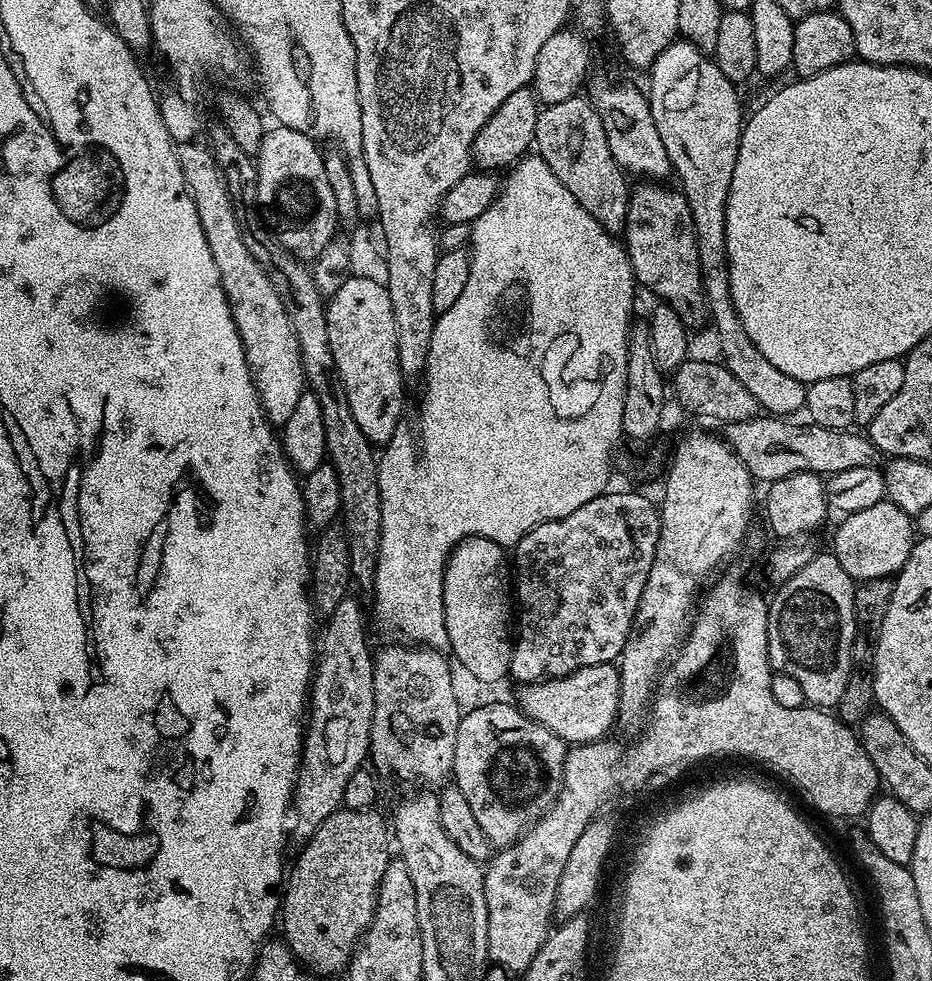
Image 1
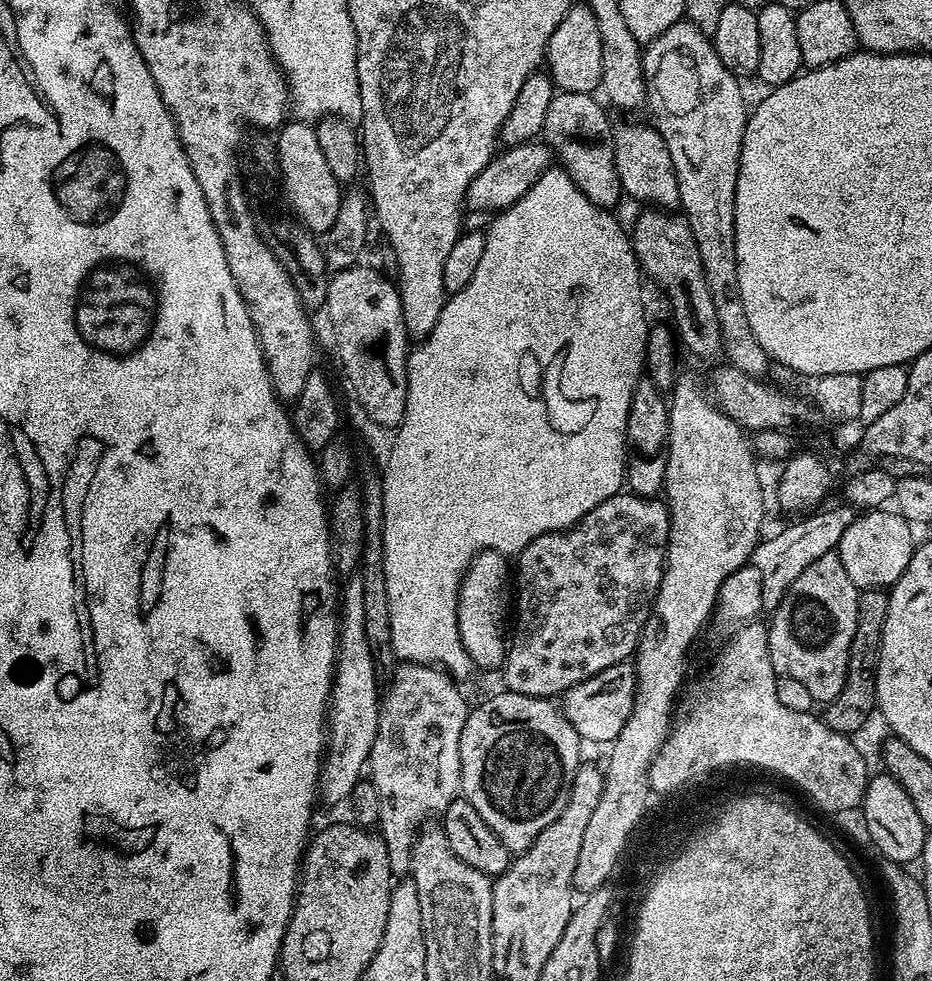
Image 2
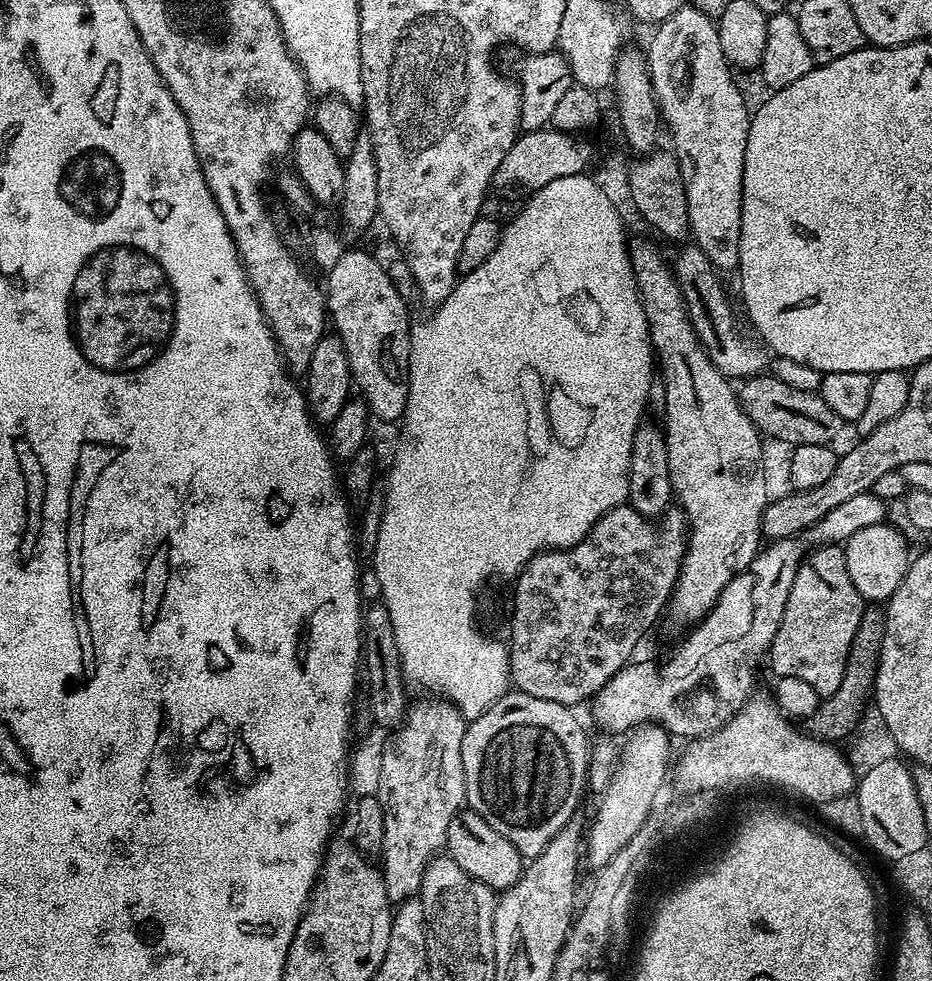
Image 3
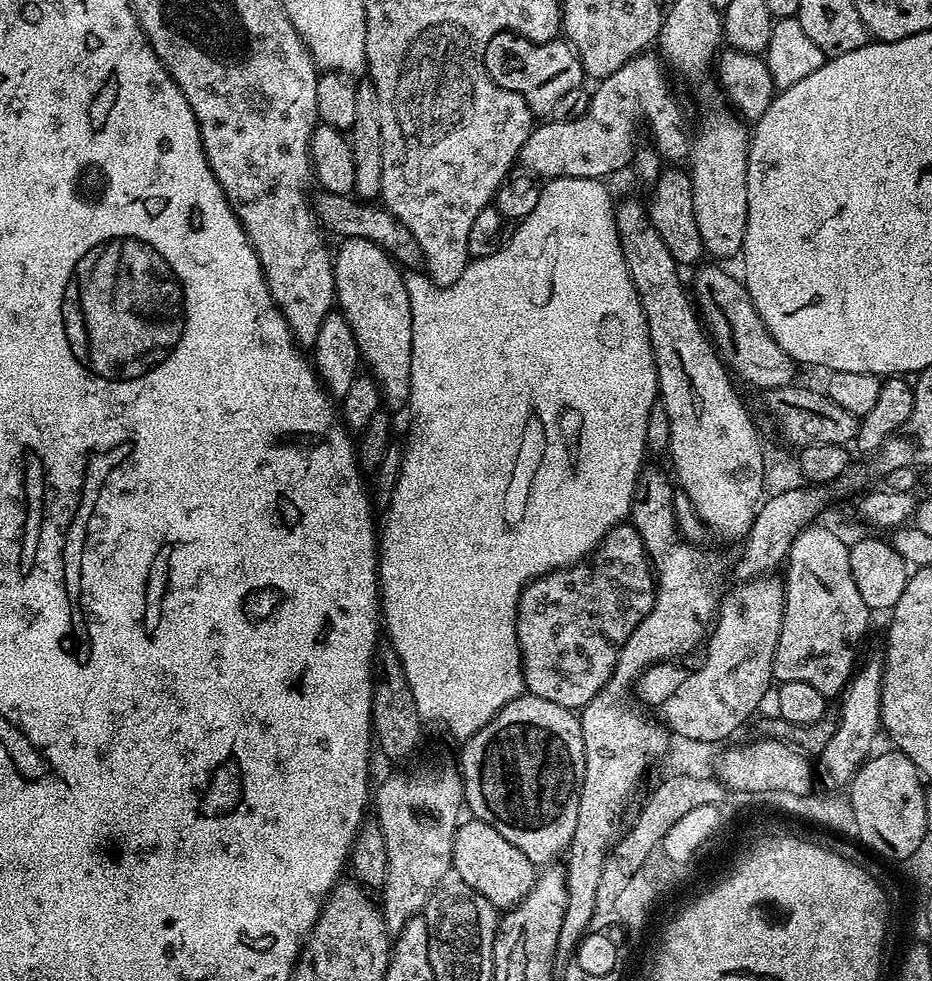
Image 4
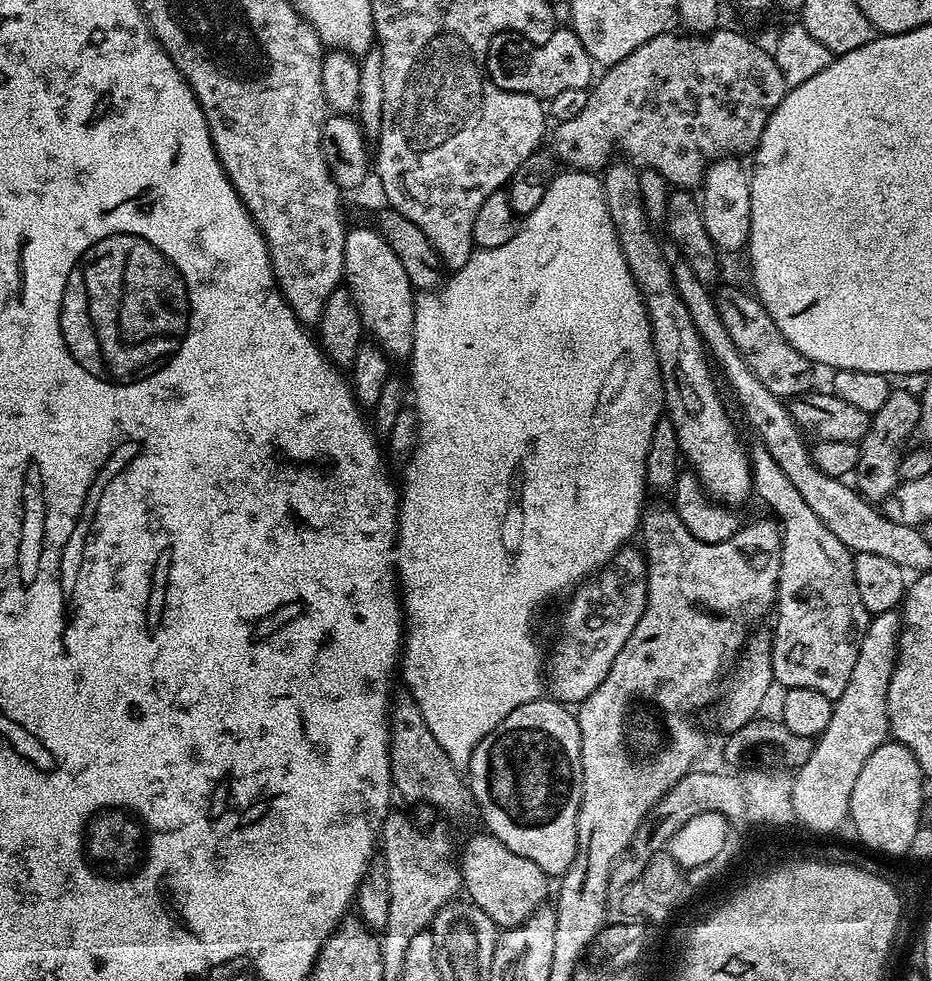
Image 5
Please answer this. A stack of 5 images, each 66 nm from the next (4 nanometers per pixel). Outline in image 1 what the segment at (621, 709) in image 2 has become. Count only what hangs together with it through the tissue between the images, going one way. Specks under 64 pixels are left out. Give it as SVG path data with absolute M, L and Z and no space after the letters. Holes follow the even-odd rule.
M615 663L586 666L568 676L521 683L514 700L520 711L558 734L569 746L605 739L620 715L620 670Z

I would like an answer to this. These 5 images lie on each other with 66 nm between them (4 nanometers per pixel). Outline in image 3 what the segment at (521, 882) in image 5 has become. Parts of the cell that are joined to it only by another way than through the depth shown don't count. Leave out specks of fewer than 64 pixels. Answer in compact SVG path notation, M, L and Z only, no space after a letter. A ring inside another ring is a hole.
M472 809L457 813L447 830L446 854L476 881L501 892L514 885L524 869L524 858L509 839L503 838L485 819Z

